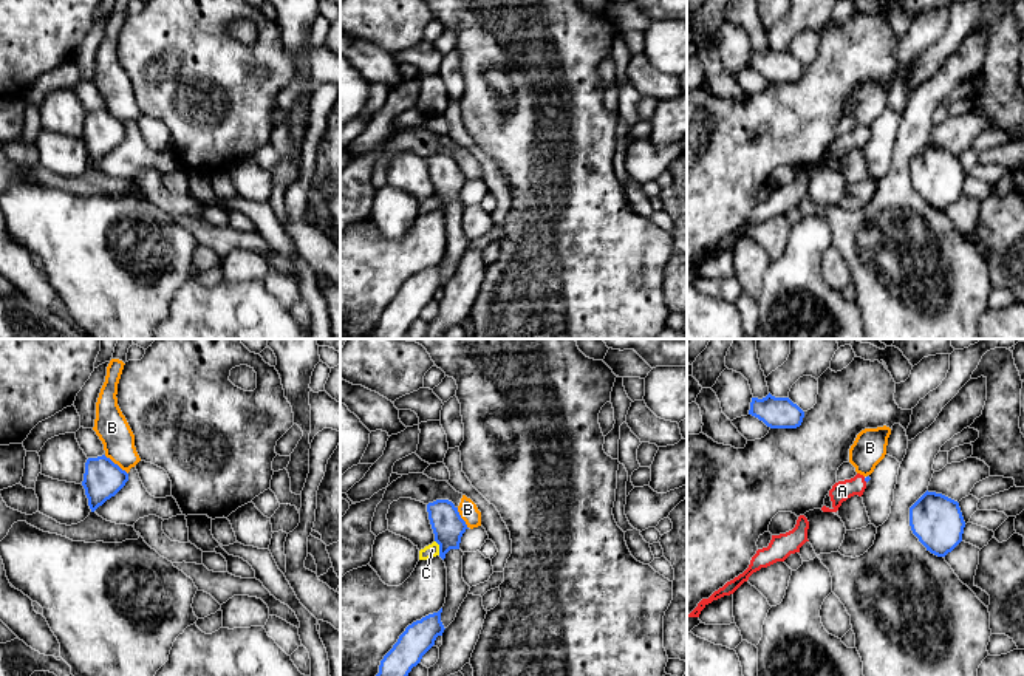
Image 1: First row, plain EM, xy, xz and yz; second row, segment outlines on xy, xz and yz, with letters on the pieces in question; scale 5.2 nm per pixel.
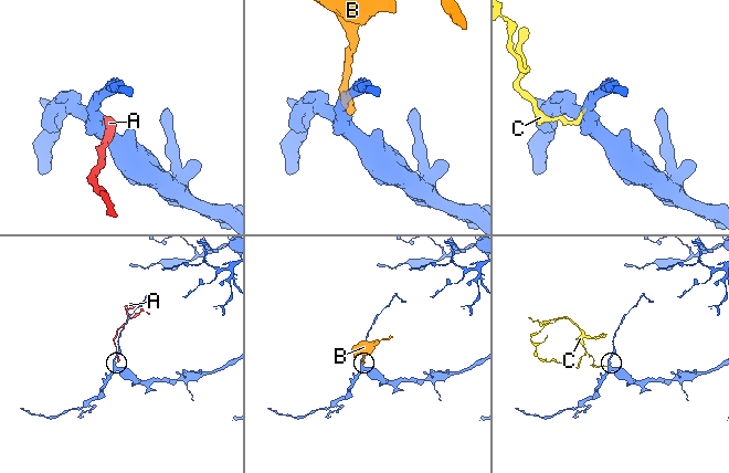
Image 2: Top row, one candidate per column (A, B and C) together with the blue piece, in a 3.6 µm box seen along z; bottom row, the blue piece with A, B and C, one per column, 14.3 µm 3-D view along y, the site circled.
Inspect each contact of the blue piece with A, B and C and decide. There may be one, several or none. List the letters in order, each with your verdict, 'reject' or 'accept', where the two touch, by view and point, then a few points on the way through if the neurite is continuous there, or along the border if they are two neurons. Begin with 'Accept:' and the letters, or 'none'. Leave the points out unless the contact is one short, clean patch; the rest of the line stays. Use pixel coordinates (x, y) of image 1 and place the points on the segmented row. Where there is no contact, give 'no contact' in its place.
Accept: A
A: accept; meets blue in yz at (865, 480); runs through yz (866, 478), (865, 480), (842, 491)
B: reject; meets blue in xy at (116, 464); border along xy (104, 455), (127, 474)
C: reject; meets blue in xz at (440, 548); border along xz (435, 540), (440, 554)

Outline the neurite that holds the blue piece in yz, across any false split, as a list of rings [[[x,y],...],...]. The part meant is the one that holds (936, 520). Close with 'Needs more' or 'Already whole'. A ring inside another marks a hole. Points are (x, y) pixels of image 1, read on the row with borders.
[[[927,490],[910,507],[910,526],[927,551],[945,557],[962,541],[965,521],[957,501]]]. Already whole

